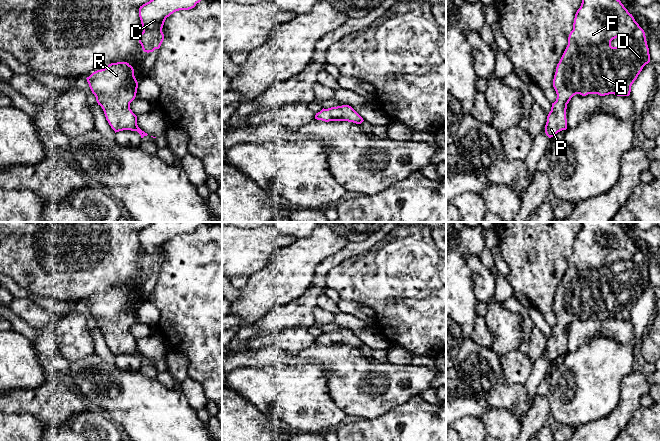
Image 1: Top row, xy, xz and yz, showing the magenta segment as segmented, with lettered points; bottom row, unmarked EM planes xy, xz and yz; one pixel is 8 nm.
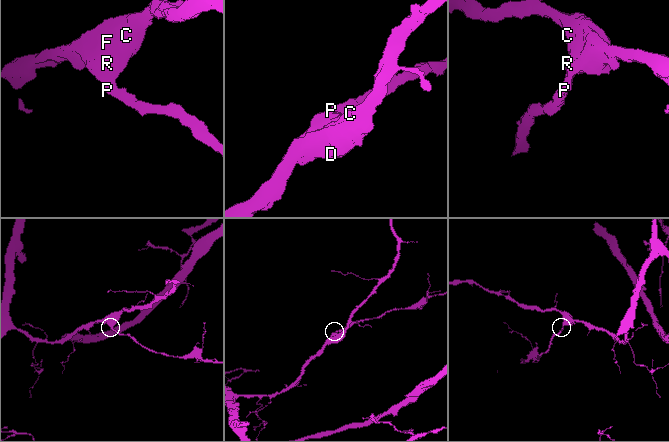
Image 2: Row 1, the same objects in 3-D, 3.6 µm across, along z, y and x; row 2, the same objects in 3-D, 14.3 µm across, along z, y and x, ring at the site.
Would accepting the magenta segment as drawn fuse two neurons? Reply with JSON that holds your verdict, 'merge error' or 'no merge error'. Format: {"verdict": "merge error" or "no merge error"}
{"verdict": "no merge error"}

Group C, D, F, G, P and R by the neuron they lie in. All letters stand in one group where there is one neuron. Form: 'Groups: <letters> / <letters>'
Groups: C D F G P R

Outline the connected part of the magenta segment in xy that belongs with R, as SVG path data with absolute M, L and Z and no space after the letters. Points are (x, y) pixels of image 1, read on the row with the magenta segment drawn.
M111 63L86 79L115 133L131 130L137 131L141 138L148 135L138 127L137 116L130 109L130 103L136 97L138 82L129 63Z

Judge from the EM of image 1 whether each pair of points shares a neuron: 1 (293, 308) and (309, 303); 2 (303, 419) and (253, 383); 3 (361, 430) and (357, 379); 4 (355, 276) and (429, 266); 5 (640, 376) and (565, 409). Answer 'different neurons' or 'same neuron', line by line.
1: same neuron
2: same neuron
3: different neurons
4: same neuron
5: different neurons

